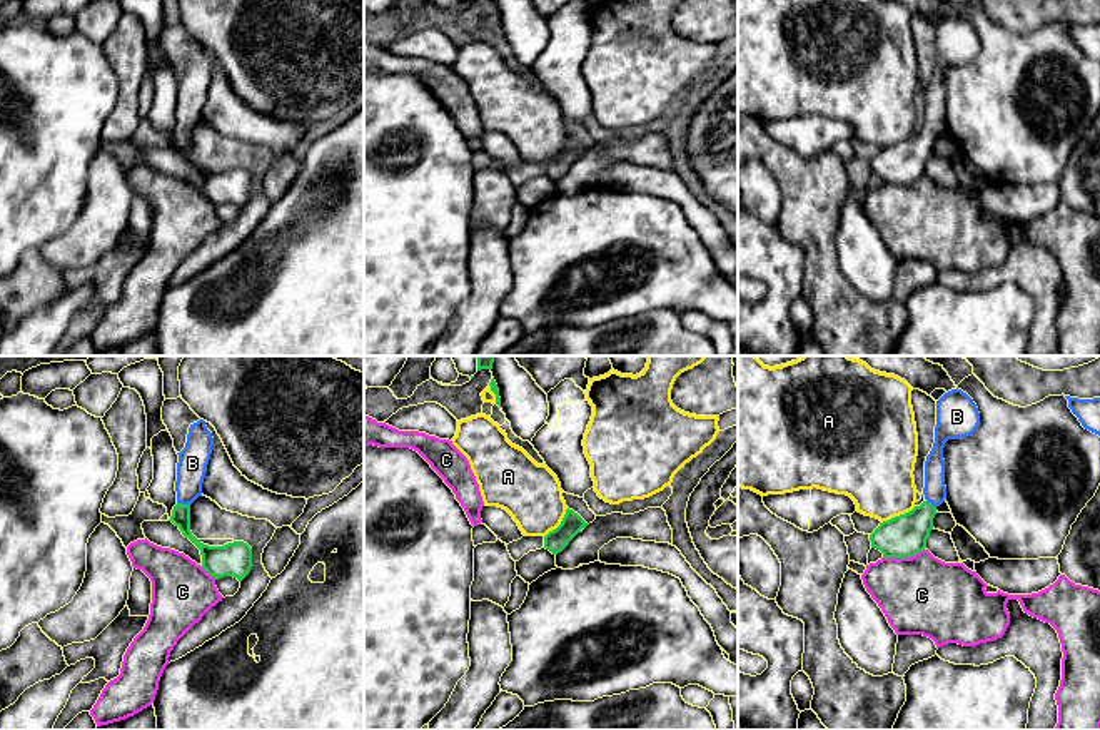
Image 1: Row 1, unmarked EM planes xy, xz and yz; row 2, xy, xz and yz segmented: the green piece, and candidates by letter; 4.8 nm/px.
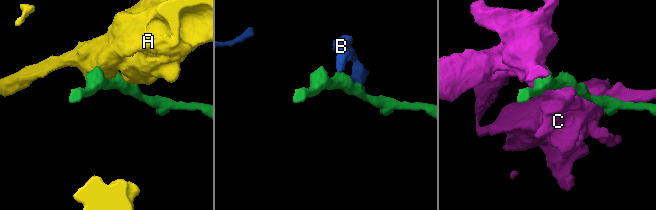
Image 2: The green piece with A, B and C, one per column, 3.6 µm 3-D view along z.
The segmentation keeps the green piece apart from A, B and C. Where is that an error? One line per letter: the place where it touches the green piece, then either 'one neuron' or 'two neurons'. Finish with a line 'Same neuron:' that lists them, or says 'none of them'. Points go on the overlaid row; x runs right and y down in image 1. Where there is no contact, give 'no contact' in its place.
A: meets green in yz at (900, 515); two neurons
B: meets green in xy at (184, 505); one neuron
C: meets green in yz at (903, 557); two neurons
Same neuron: B

